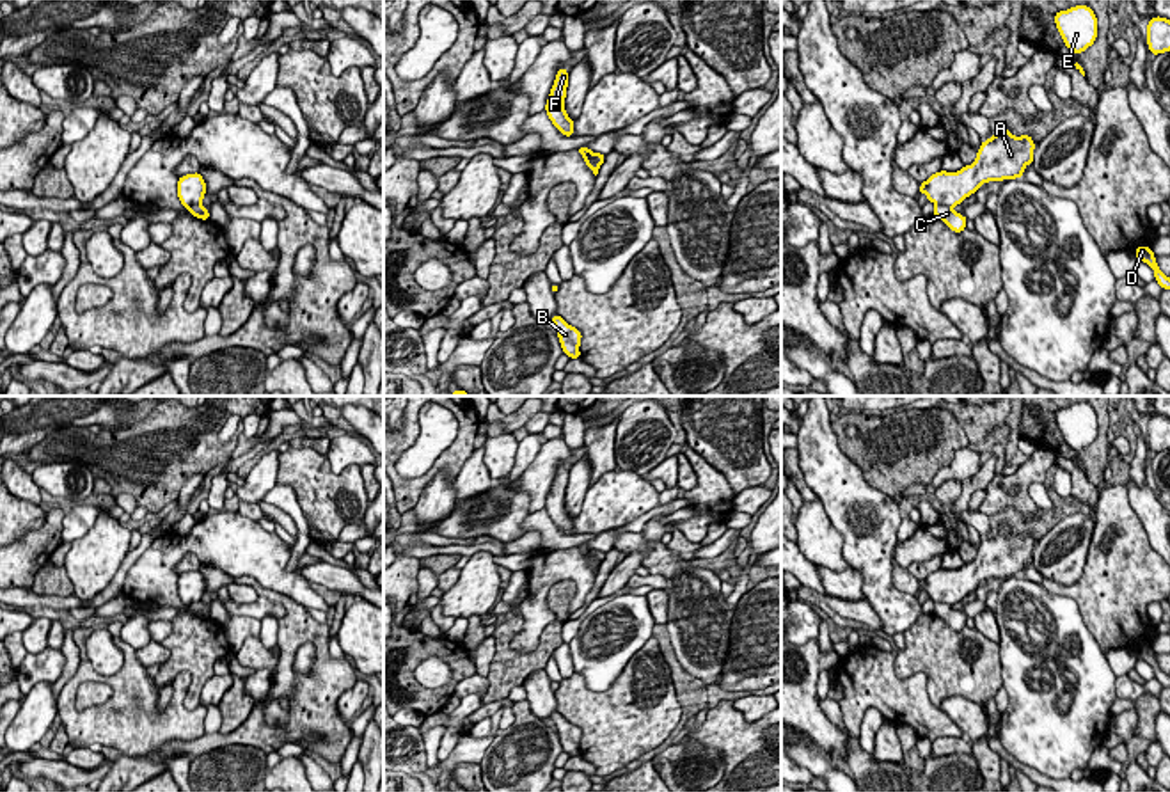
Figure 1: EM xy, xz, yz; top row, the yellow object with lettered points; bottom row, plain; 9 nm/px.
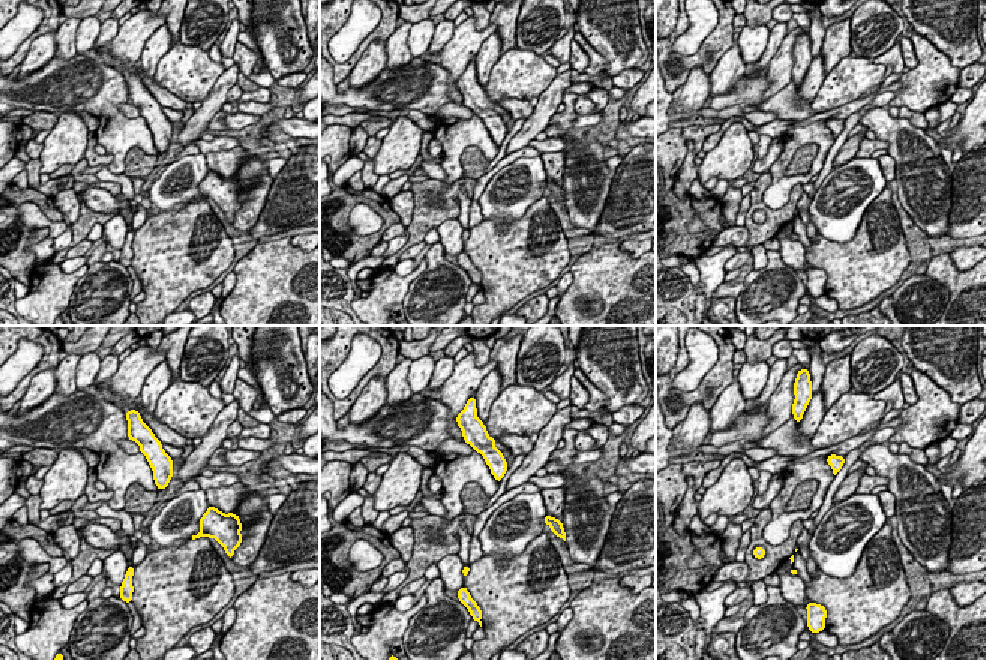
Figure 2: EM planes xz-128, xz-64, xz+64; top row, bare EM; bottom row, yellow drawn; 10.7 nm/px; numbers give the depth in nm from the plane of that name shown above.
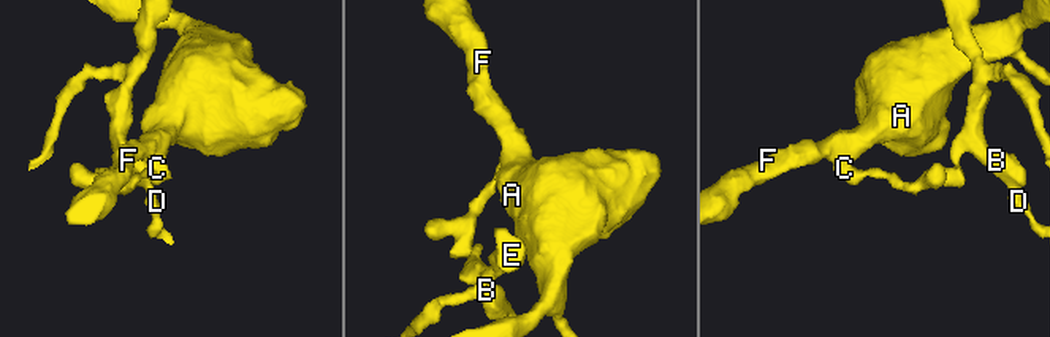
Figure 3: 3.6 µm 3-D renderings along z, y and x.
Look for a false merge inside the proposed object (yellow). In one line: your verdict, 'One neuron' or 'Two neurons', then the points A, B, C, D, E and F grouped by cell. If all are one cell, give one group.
Two neurons. Groups: A F / B C D E

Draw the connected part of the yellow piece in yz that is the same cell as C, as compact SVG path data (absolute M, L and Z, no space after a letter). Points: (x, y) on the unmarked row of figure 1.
M936 602L934 614L943 618L953 630L962 630L966 627L968 616L953 609L952 604Z

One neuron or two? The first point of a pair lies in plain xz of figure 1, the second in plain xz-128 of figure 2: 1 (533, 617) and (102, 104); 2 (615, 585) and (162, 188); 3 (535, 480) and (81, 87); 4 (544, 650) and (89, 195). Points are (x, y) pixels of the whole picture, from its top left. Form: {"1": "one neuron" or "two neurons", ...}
{"1": "one neuron", "2": "two neurons", "3": "two neurons", "4": "two neurons"}

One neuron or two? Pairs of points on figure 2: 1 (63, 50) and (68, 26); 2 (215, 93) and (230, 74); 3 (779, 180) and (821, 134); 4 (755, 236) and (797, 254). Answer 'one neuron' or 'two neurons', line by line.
1: one neuron
2: one neuron
3: one neuron
4: two neurons

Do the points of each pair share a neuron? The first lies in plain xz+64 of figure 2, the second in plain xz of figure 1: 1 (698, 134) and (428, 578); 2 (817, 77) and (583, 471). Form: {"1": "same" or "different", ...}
{"1": "different", "2": "same"}

